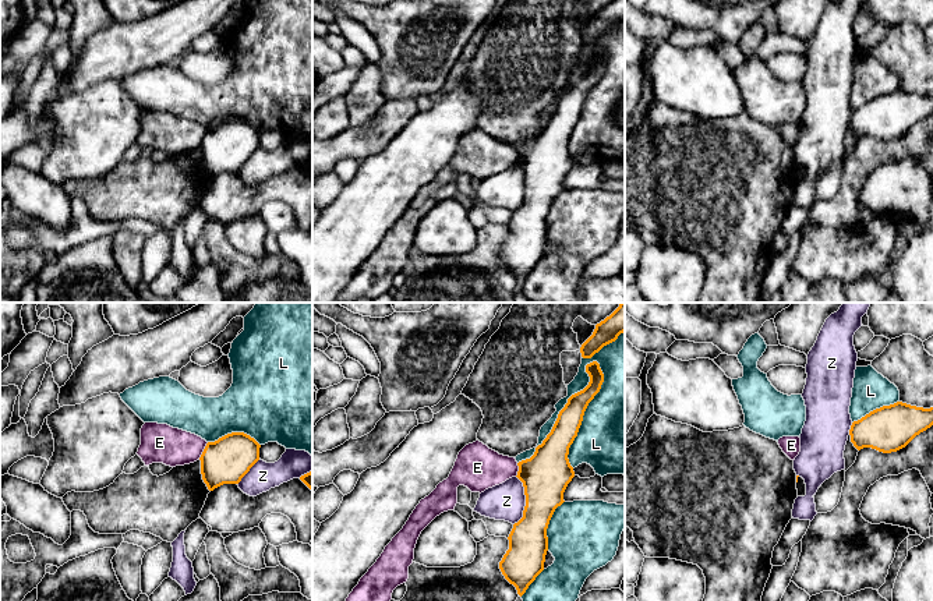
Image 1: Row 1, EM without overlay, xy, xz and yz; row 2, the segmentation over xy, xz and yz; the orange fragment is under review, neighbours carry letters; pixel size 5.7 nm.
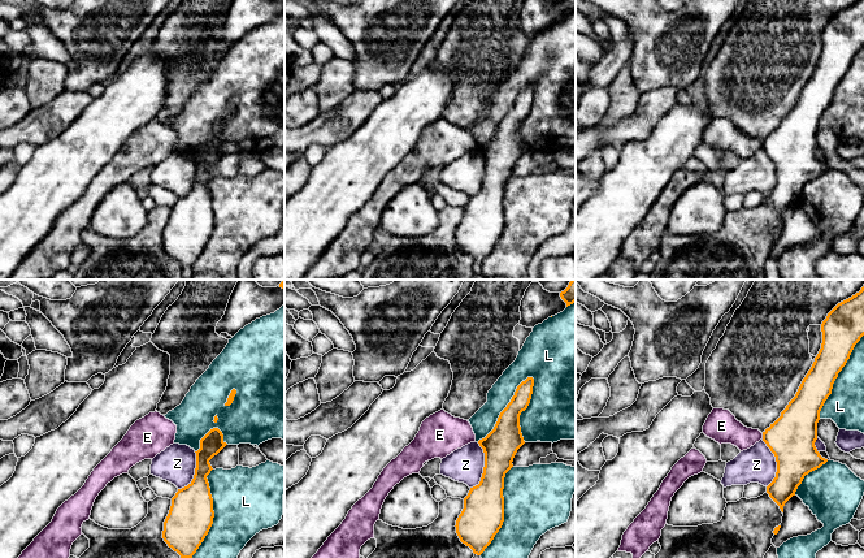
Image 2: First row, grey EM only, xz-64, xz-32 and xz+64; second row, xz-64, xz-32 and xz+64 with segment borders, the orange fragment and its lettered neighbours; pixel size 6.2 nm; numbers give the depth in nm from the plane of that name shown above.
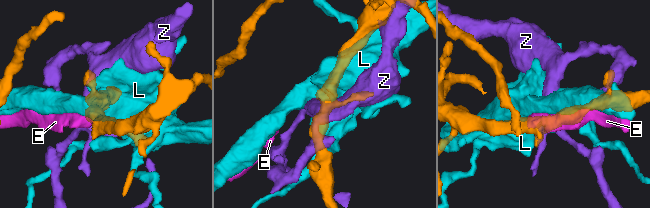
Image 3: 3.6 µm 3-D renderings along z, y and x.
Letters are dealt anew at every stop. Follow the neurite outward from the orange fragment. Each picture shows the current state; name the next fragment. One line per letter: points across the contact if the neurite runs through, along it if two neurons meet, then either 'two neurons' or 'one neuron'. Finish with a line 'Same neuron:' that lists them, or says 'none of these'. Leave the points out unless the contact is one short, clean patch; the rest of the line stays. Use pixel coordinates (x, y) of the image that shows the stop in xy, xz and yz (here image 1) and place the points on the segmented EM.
E: border xy (208, 442), (198, 459); two neurons
L: two neurons
Z: two neurons
Same neuron: none of these

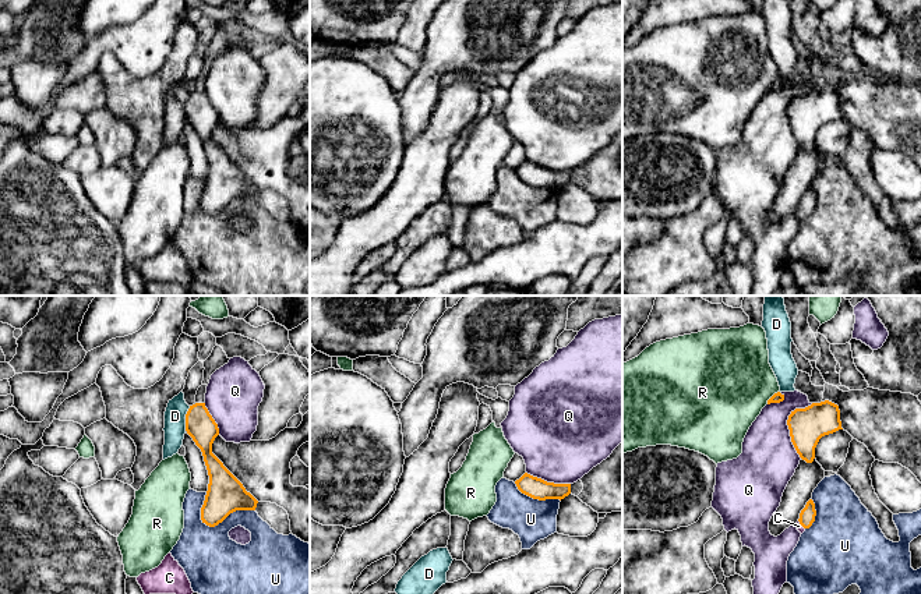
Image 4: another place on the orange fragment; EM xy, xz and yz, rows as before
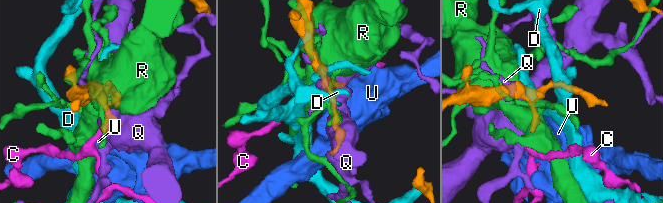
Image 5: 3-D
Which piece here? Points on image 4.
C: way yz (807, 516), (800, 523), (798, 526); one neuron
D: border xy (190, 406), (186, 414), (184, 430); two neurons
Q: two neurons
R: two neurons
U: border xy (254, 509), (236, 509), (214, 526), (207, 526), (200, 519); two neurons
Same neuron: C

